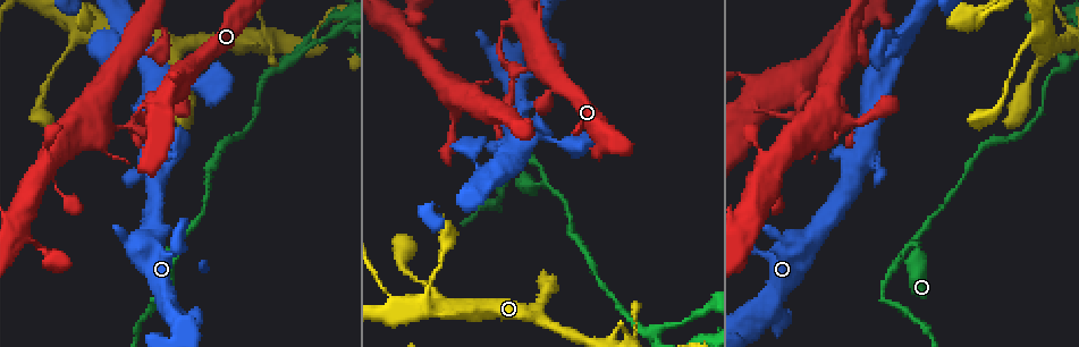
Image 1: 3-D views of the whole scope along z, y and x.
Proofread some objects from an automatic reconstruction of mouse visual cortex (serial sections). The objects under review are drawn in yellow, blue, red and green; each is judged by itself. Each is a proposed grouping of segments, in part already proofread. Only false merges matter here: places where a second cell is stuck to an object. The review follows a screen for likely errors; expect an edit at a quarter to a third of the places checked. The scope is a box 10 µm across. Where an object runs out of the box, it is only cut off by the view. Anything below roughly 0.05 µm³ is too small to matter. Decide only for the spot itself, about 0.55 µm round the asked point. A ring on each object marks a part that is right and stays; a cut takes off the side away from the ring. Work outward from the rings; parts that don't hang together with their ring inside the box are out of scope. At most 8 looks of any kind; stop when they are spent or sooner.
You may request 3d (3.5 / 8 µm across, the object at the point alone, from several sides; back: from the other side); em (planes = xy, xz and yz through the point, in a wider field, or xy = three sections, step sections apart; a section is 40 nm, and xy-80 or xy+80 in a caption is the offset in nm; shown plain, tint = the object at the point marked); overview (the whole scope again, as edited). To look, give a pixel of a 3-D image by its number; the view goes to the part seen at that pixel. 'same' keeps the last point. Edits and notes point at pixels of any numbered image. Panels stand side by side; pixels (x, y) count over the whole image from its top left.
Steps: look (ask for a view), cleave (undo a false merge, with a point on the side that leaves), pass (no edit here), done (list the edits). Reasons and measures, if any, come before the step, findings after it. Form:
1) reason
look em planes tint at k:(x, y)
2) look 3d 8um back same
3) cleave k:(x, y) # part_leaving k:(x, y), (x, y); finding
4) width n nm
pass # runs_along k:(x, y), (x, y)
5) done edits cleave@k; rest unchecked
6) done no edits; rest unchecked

abrupt turn
look 3d 3.5um at 1:(144, 116)

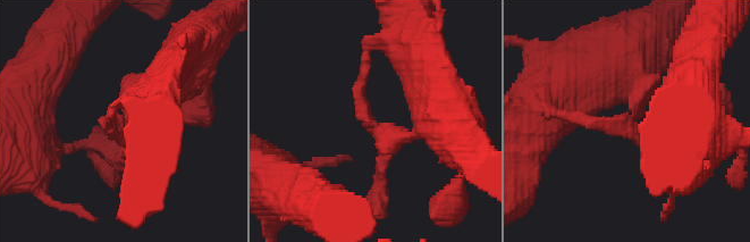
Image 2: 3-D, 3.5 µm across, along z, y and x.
arm_widths 150, 200 nm; now the EM
look em planes tint at 2:(629, 126)

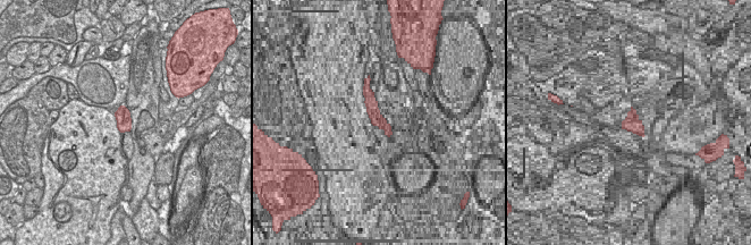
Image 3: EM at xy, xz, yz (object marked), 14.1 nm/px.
cleave 2:(386, 159) # a second cell is stuck on

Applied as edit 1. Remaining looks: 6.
two arms in line, one across
look 3d 3.5um back at 1:(916, 245)

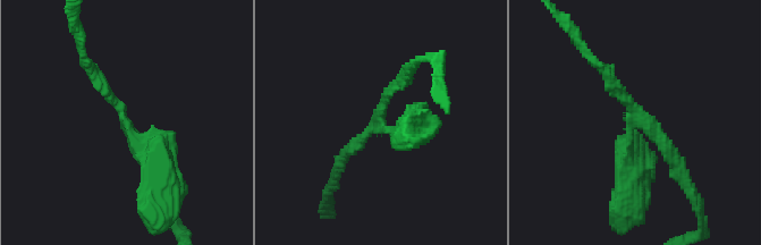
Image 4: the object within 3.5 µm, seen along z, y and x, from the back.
arms 3; arm_widths 150, 200, 450 nm; now the EM
look em planes tint at 4:(385, 128)

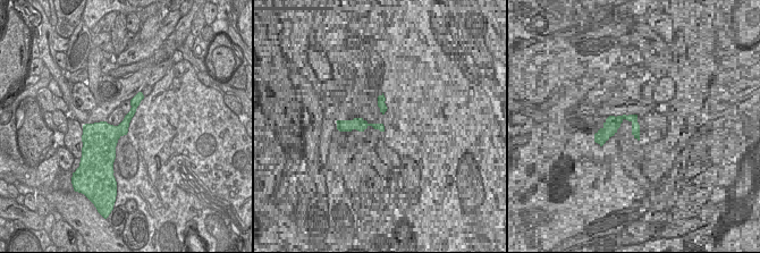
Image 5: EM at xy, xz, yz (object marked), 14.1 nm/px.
cleave 4:(668, 143) # part_leaving 4:(632, 113), (574, 34); two cells meet here

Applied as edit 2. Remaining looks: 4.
done edits cleave@2, cleave@4; rest unchecked

